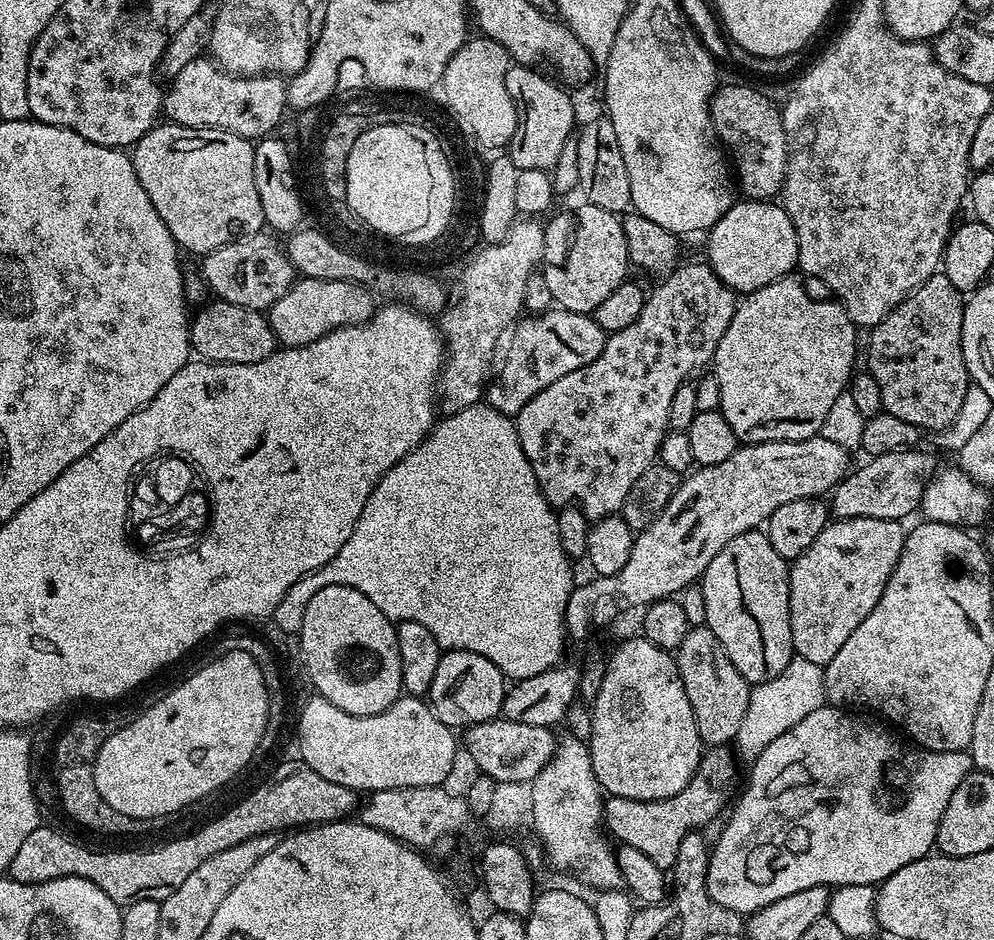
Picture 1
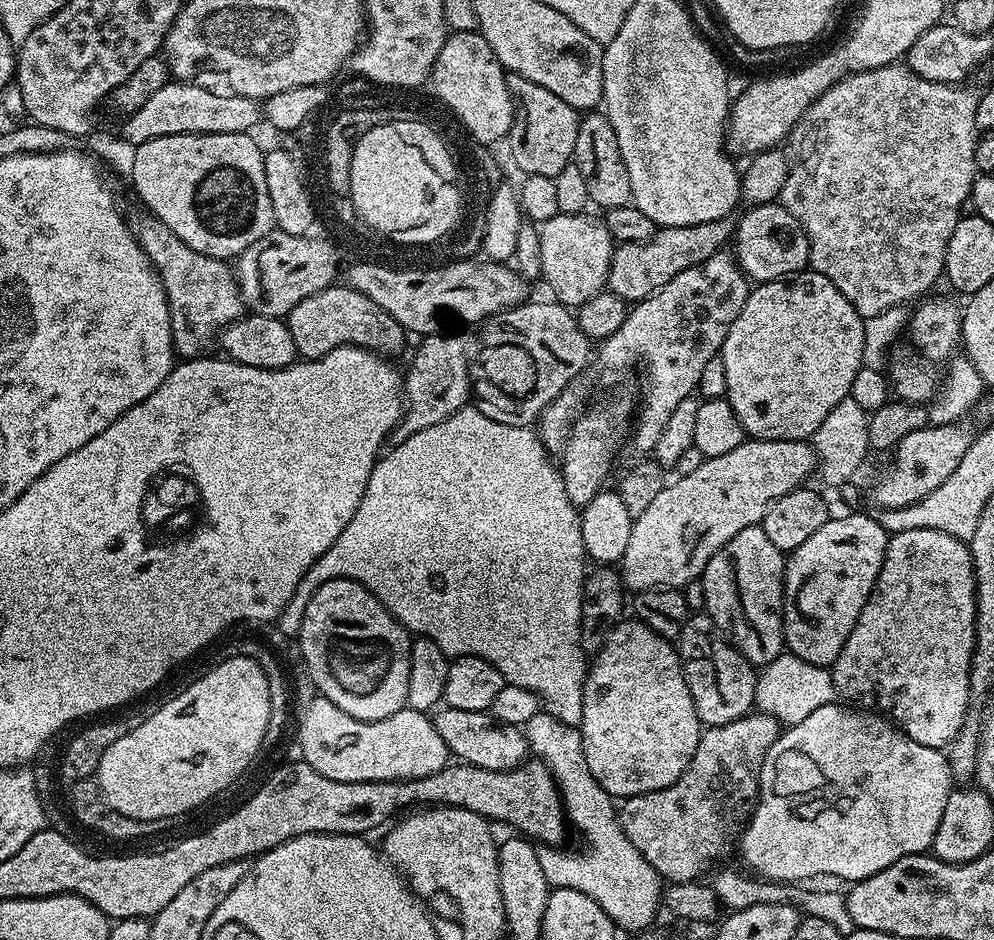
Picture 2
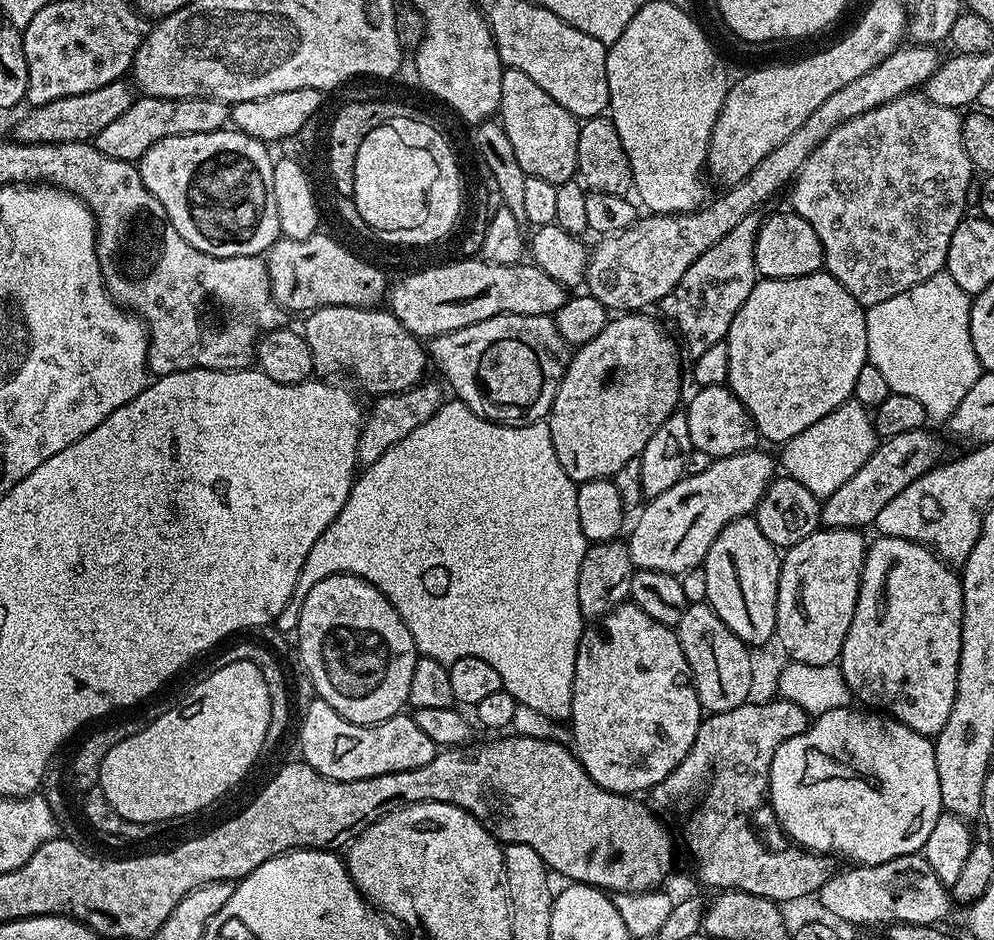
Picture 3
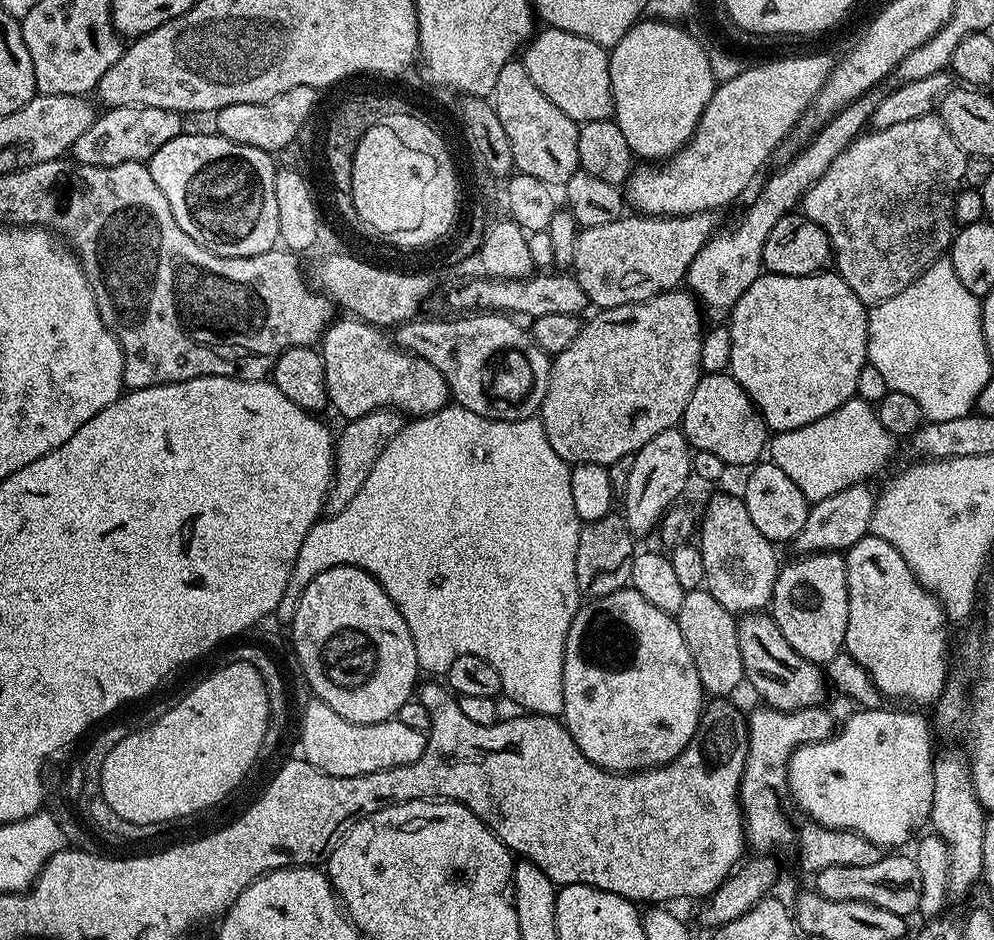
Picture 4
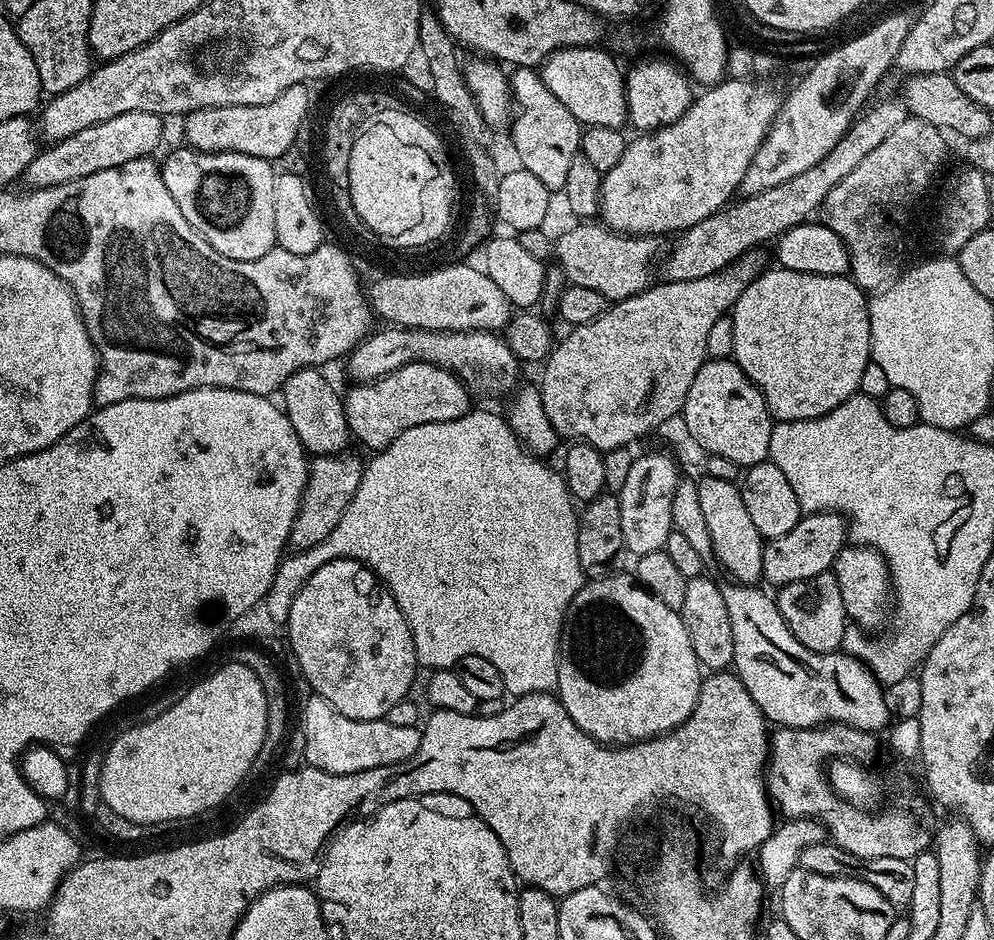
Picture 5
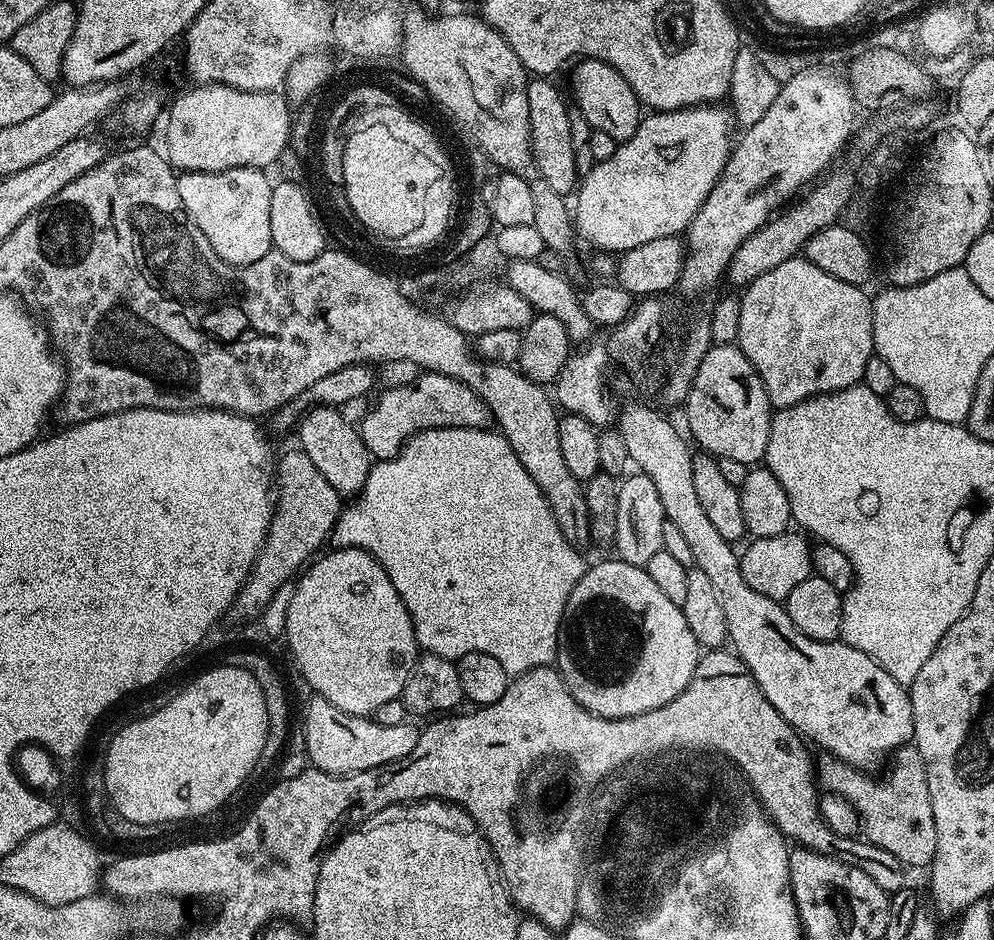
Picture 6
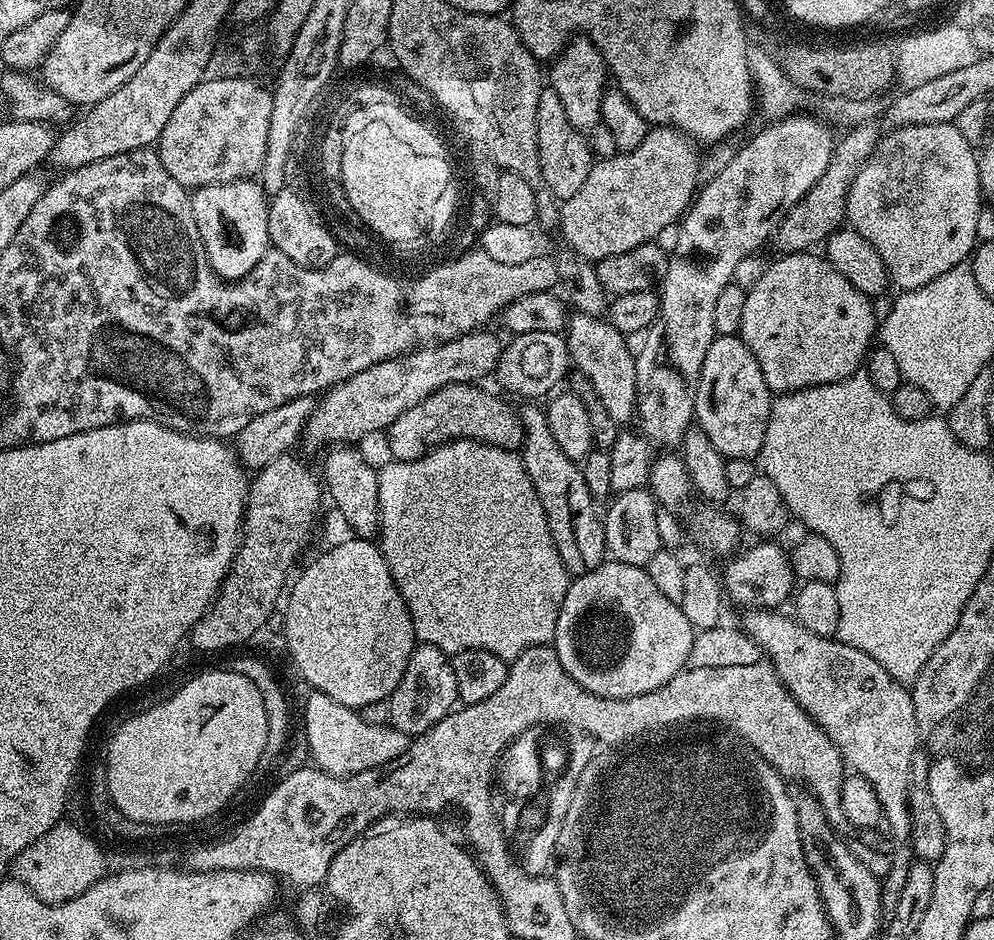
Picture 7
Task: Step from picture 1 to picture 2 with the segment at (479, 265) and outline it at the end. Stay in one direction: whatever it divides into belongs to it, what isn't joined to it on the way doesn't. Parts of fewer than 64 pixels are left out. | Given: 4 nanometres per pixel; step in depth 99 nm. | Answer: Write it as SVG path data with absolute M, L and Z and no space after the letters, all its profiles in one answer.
M433 334L419 341L421 344L412 356L412 365L402 376L404 411L392 430L392 444L400 444L410 438L410 434L418 434L418 430L426 430L426 426L450 418L450 414L469 403L468 391L472 384L468 381L468 348L462 337L448 335L452 334Z

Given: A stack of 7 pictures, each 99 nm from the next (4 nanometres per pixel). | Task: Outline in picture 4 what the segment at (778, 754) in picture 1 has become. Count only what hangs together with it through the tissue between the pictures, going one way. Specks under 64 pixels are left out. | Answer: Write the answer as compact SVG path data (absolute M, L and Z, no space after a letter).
M887 706L856 710L845 724L843 721L839 725L835 734L792 753L786 788L792 791L797 806L808 815L805 817L809 821L823 828L856 832L884 850L895 849L892 848L895 844L904 844L908 839L911 841L921 831L919 828L929 823L934 806L933 729L929 717L927 720L916 713L919 711L908 711L912 712L891 712Z

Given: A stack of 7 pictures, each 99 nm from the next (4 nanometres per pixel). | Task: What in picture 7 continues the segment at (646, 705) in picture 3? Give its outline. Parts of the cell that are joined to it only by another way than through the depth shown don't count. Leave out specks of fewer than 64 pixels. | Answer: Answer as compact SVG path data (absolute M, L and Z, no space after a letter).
M608 558L590 570L590 574L577 576L569 583L562 610L558 614L554 647L558 654L556 663L562 665L566 674L578 682L578 686L602 698L621 700L650 694L666 686L666 682L682 670L693 639L694 629L690 622L686 622L686 614L682 614L679 604L670 602L670 598L665 598L654 587L647 567L630 566Z

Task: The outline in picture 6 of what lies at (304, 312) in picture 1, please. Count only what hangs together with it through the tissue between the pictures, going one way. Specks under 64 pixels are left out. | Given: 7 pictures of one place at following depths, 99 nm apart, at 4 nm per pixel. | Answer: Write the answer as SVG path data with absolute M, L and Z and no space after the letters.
M425 371L423 374L420 374L420 377L417 378L413 384L400 384L397 388L388 388L380 397L376 400L376 405L369 410L368 413L364 416L364 421L359 421L358 427L360 429L360 437L362 442L366 442L366 450L370 455L372 455L373 461L378 460L392 460L393 458L400 453L401 448L407 444L408 440L412 436L418 435L420 432L425 432L431 428L486 428L490 424L490 413L486 402L482 402L482 398L478 394L474 394L474 390L470 386L466 386L462 382L458 382L458 378L450 378L446 374L438 374L437 372Z

